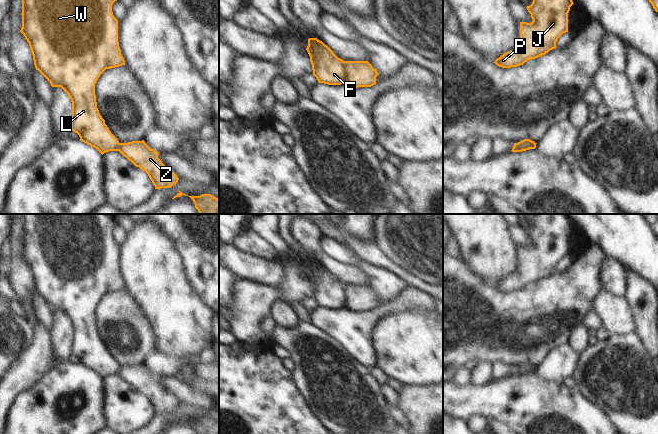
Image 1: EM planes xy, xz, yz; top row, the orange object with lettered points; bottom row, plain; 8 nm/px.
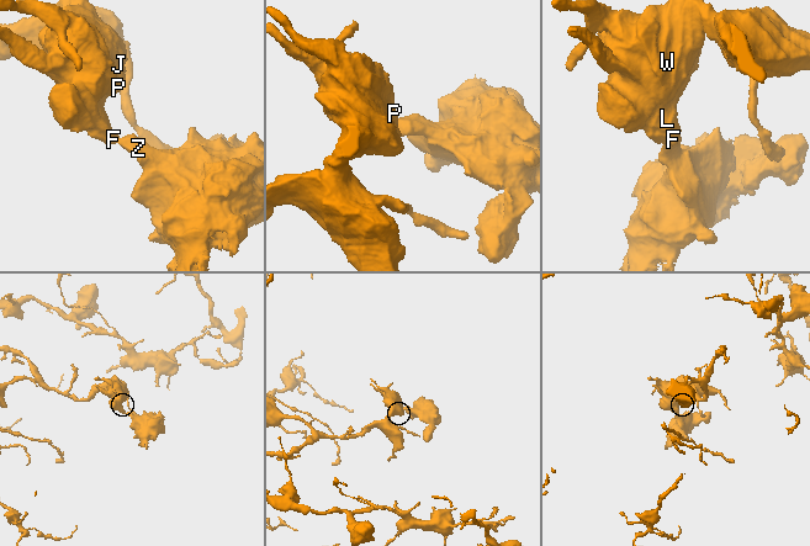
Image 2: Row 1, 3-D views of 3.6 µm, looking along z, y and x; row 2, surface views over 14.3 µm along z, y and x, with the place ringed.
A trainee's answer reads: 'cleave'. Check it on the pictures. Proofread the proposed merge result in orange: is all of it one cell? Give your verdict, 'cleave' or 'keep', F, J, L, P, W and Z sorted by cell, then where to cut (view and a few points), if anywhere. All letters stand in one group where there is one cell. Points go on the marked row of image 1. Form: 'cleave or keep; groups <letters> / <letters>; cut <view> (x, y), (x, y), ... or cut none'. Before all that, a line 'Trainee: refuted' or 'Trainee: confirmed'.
Trainee: confirmed
cleave; groups F J L P W / Z; cut xz (342, 61), (344, 82)

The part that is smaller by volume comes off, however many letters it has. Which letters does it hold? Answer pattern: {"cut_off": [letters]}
{"cut_off": ["Z"]}

